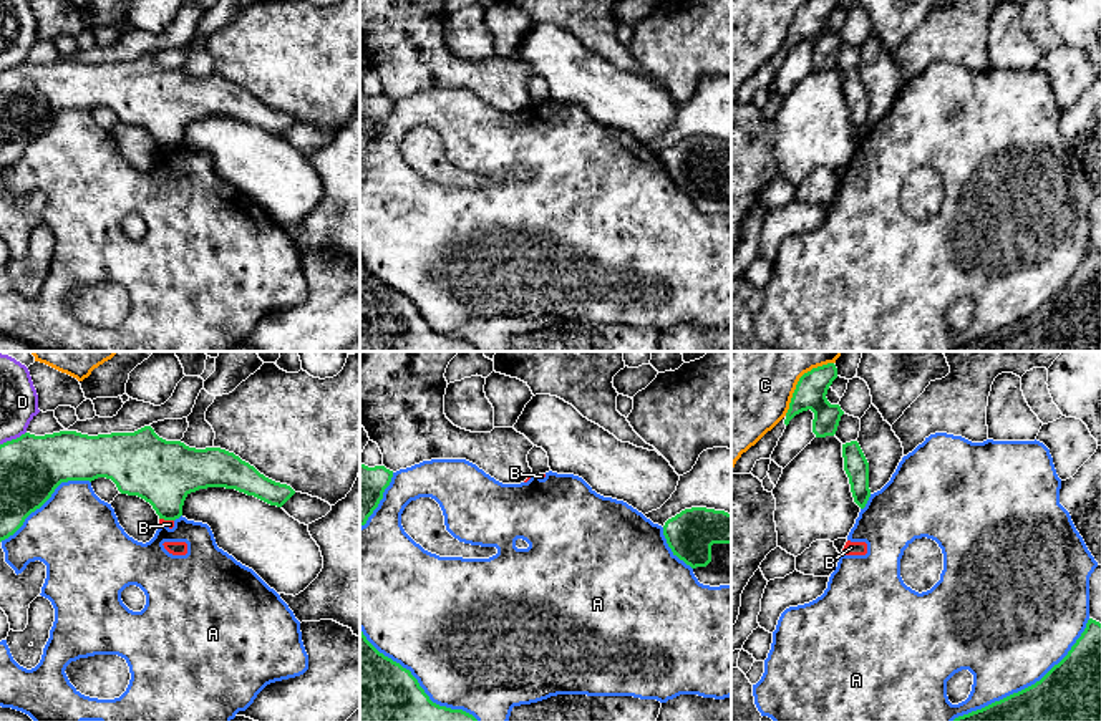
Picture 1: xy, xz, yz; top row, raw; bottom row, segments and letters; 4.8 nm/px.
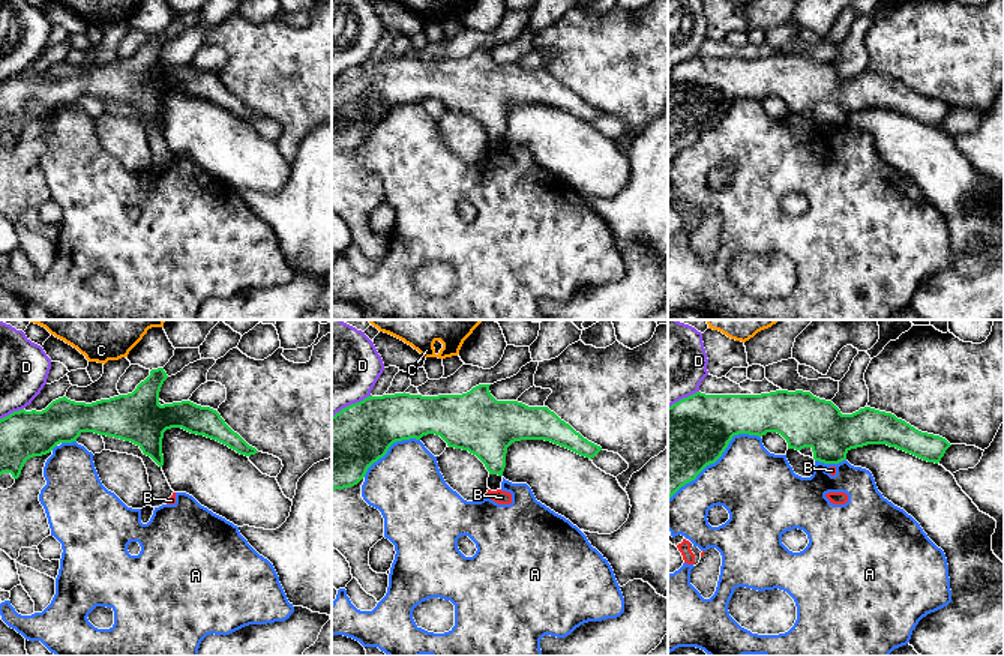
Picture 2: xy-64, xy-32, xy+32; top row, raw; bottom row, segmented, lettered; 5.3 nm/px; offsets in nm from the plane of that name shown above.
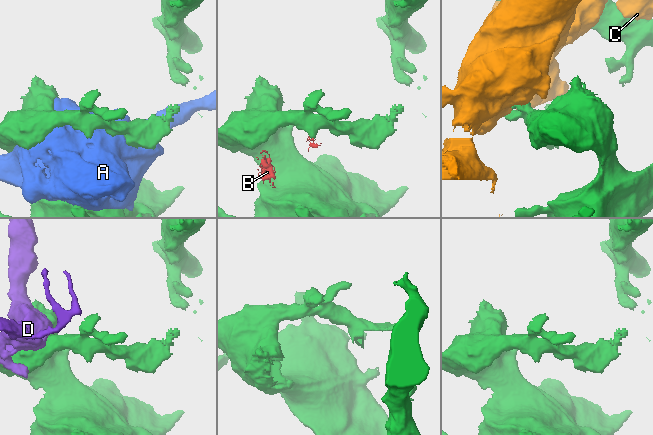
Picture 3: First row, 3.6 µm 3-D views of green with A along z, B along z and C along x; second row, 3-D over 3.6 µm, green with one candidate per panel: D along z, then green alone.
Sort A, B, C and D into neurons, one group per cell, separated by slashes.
A B / C / D

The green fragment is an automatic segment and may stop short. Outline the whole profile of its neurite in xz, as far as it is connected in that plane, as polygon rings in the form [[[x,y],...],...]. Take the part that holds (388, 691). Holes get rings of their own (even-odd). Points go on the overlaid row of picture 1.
[[[360,628],[360,721],[478,721],[429,699],[410,670],[380,653]]]

